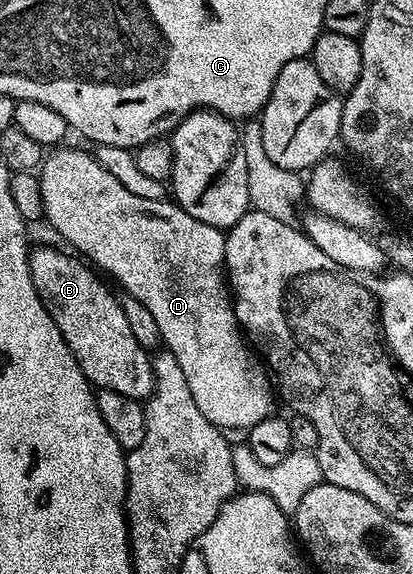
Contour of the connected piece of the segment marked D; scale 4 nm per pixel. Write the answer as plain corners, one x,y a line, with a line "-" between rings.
52,149
42,159
37,174
45,222
72,246
72,251
80,250
75,252
92,267
102,271
108,279
116,278
123,285
122,293
126,297
141,300
141,304
153,312
162,345
177,356
177,364
181,364
181,372
185,372
185,381
189,383
189,392
193,392
193,400
197,400
197,408
201,408
205,420
227,432
246,432
261,424
261,420
272,417
277,403
272,379
235,318
233,298
225,281
223,257
227,249
224,231
201,224
201,220
193,220
193,216
176,206
174,201
141,200
141,196
133,196
129,188
122,187
109,172
105,172
105,168
101,168
92,153
63,149

